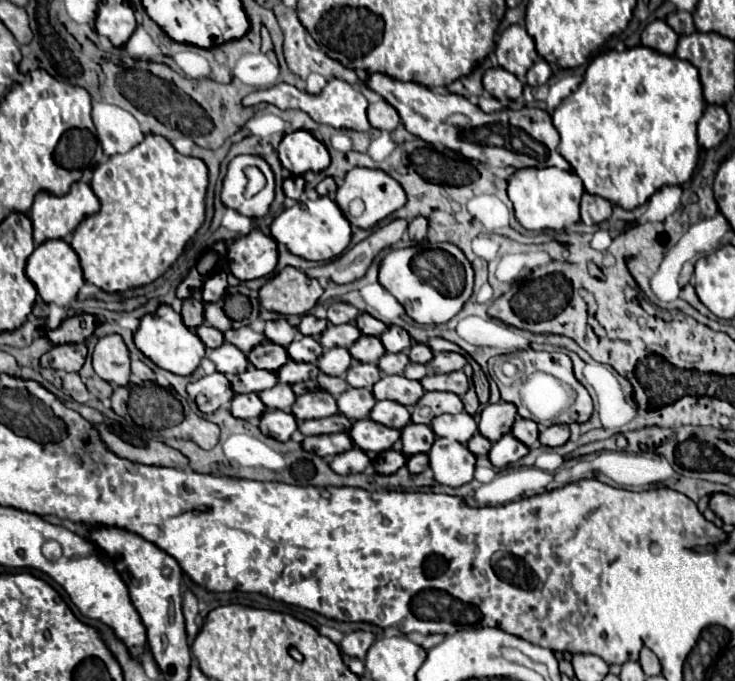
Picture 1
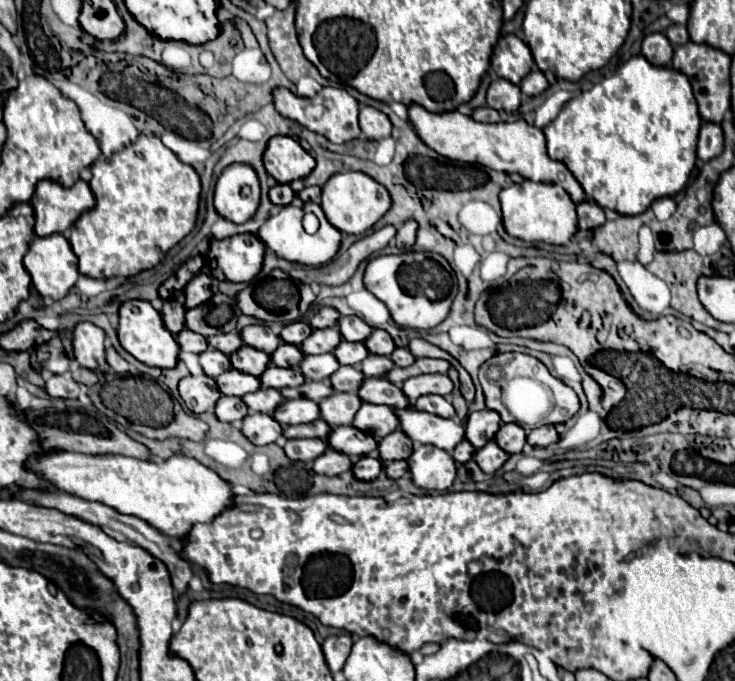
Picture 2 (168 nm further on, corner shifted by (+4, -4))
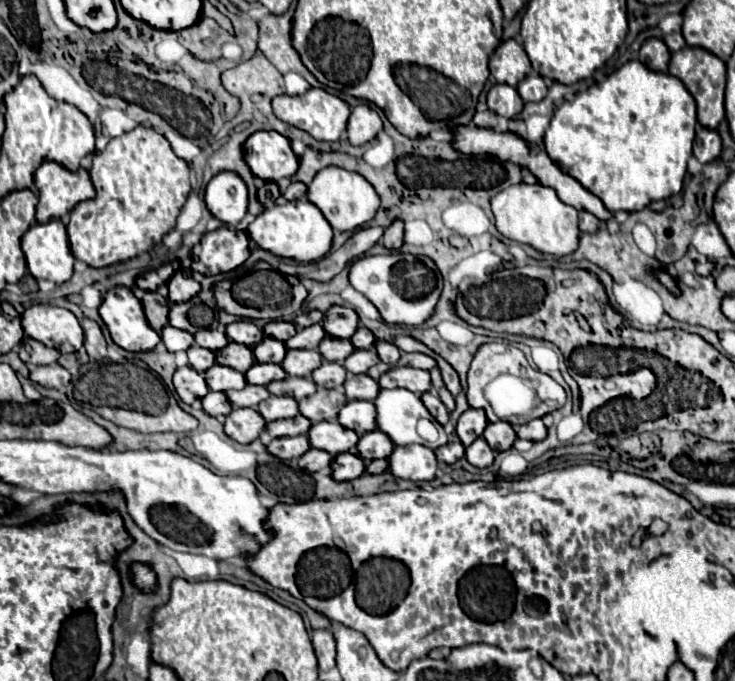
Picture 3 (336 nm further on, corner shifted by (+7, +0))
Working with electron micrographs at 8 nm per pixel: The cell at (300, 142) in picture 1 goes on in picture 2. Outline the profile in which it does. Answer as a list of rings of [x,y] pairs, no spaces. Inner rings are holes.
[[[289,136],[271,138],[263,154],[263,162],[267,172],[281,184],[301,180],[315,168],[315,158]]]

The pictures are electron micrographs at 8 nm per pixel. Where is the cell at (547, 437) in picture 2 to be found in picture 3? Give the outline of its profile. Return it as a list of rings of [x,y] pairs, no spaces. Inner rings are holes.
[[[530,420],[528,424],[520,426],[518,428],[518,438],[524,438],[524,440],[544,440],[546,438],[546,426],[542,424],[542,420]]]

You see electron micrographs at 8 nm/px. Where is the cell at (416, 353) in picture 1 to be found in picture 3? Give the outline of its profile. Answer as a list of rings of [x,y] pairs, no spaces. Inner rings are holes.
[[[376,340],[376,352],[378,352],[378,356],[380,356],[380,360],[382,362],[386,362],[386,364],[390,364],[390,366],[394,366],[396,364],[396,360],[400,358],[400,350],[394,346],[394,344],[390,344],[390,342],[384,342],[384,340]]]

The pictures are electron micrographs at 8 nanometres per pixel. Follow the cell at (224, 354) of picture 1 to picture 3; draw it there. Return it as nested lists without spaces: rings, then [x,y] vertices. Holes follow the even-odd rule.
[[[190,346],[186,350],[188,354],[188,364],[196,370],[196,372],[206,372],[216,360],[214,360],[214,352],[212,350],[206,350],[206,348],[200,348],[200,346]]]

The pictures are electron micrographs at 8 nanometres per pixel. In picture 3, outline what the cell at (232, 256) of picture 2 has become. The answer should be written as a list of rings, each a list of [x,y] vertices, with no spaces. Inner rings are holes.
[[[220,226],[206,232],[192,248],[192,268],[204,276],[214,276],[238,268],[248,256],[246,232]]]

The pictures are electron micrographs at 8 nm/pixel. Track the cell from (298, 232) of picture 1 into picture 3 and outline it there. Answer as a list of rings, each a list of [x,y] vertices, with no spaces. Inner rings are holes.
[[[300,198],[258,214],[256,220],[248,226],[248,238],[254,240],[262,250],[268,250],[276,256],[292,258],[298,262],[314,262],[328,254],[332,246],[332,228],[312,202]]]

